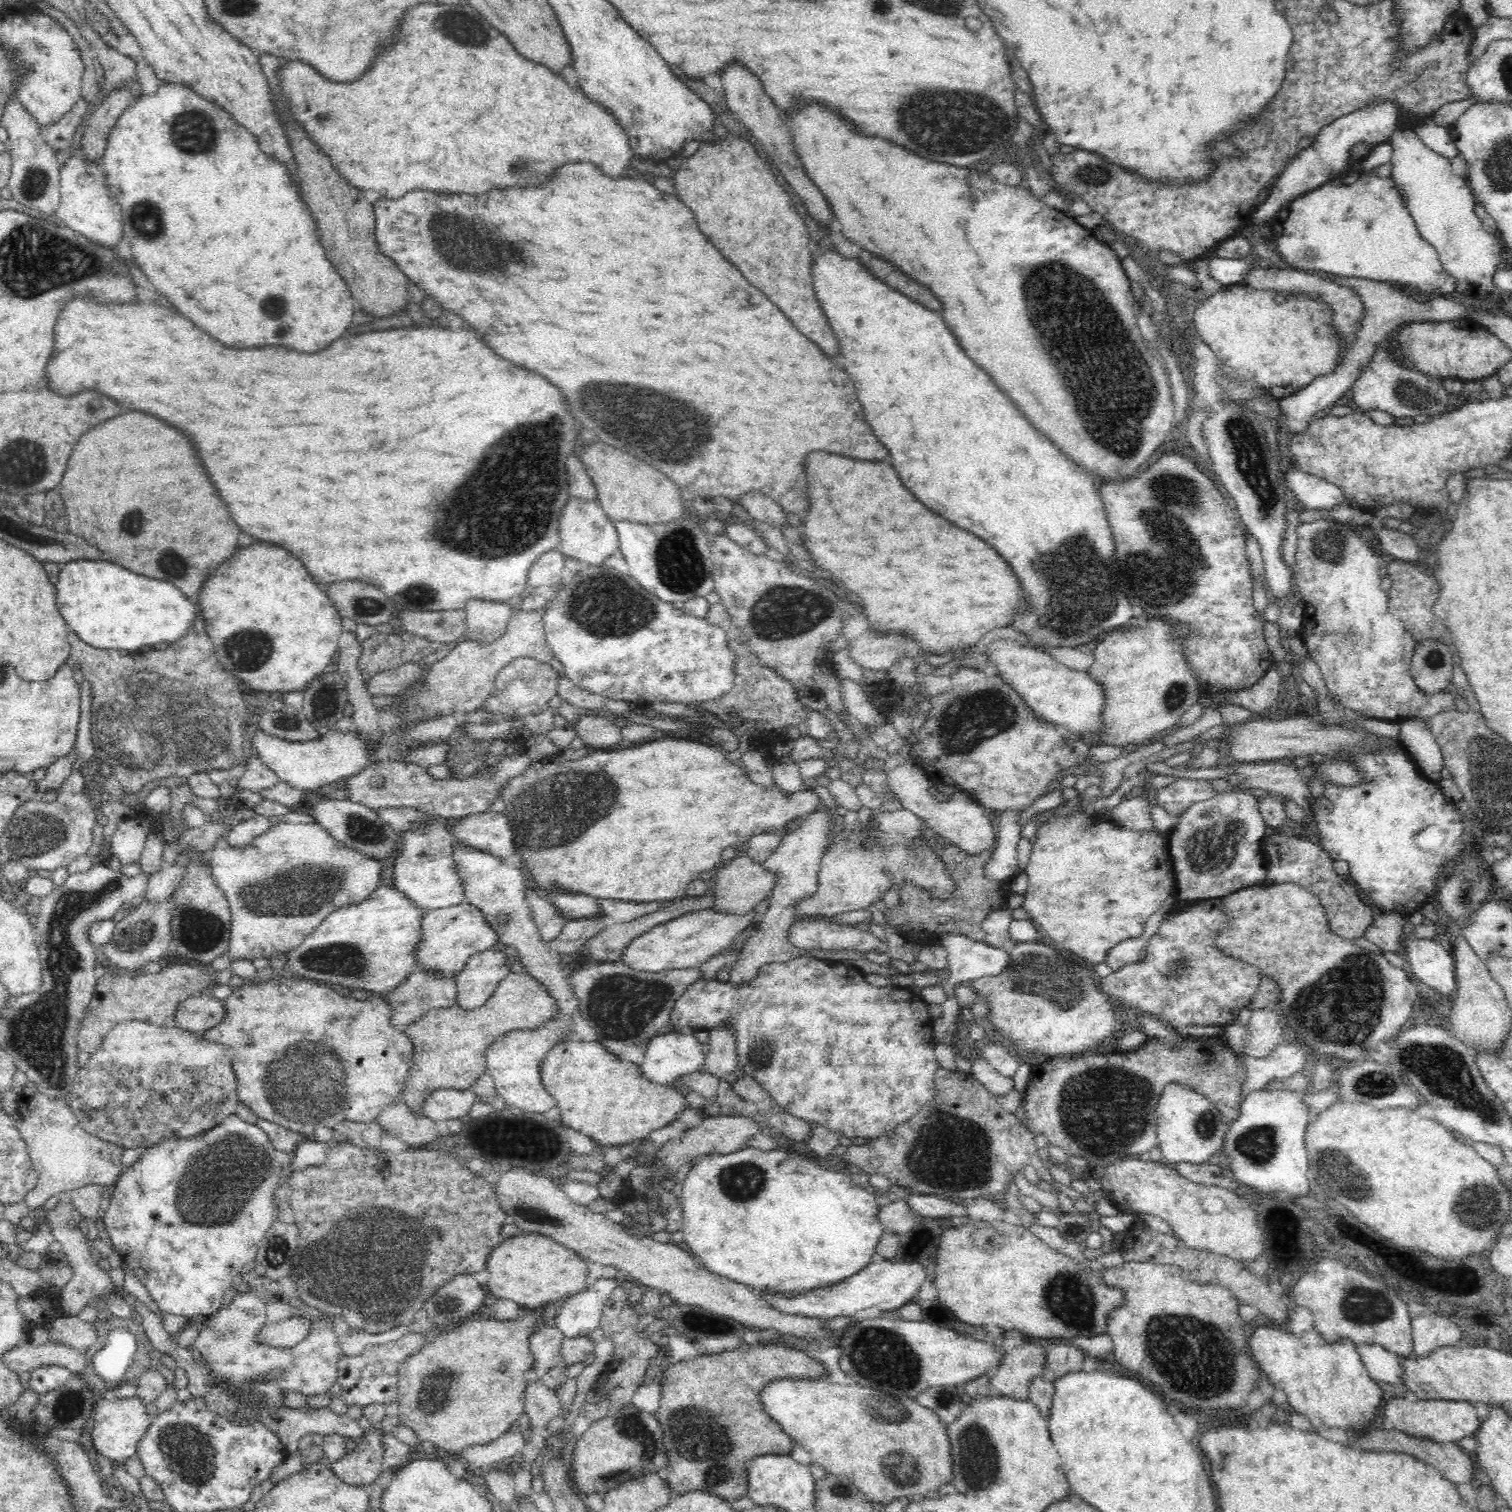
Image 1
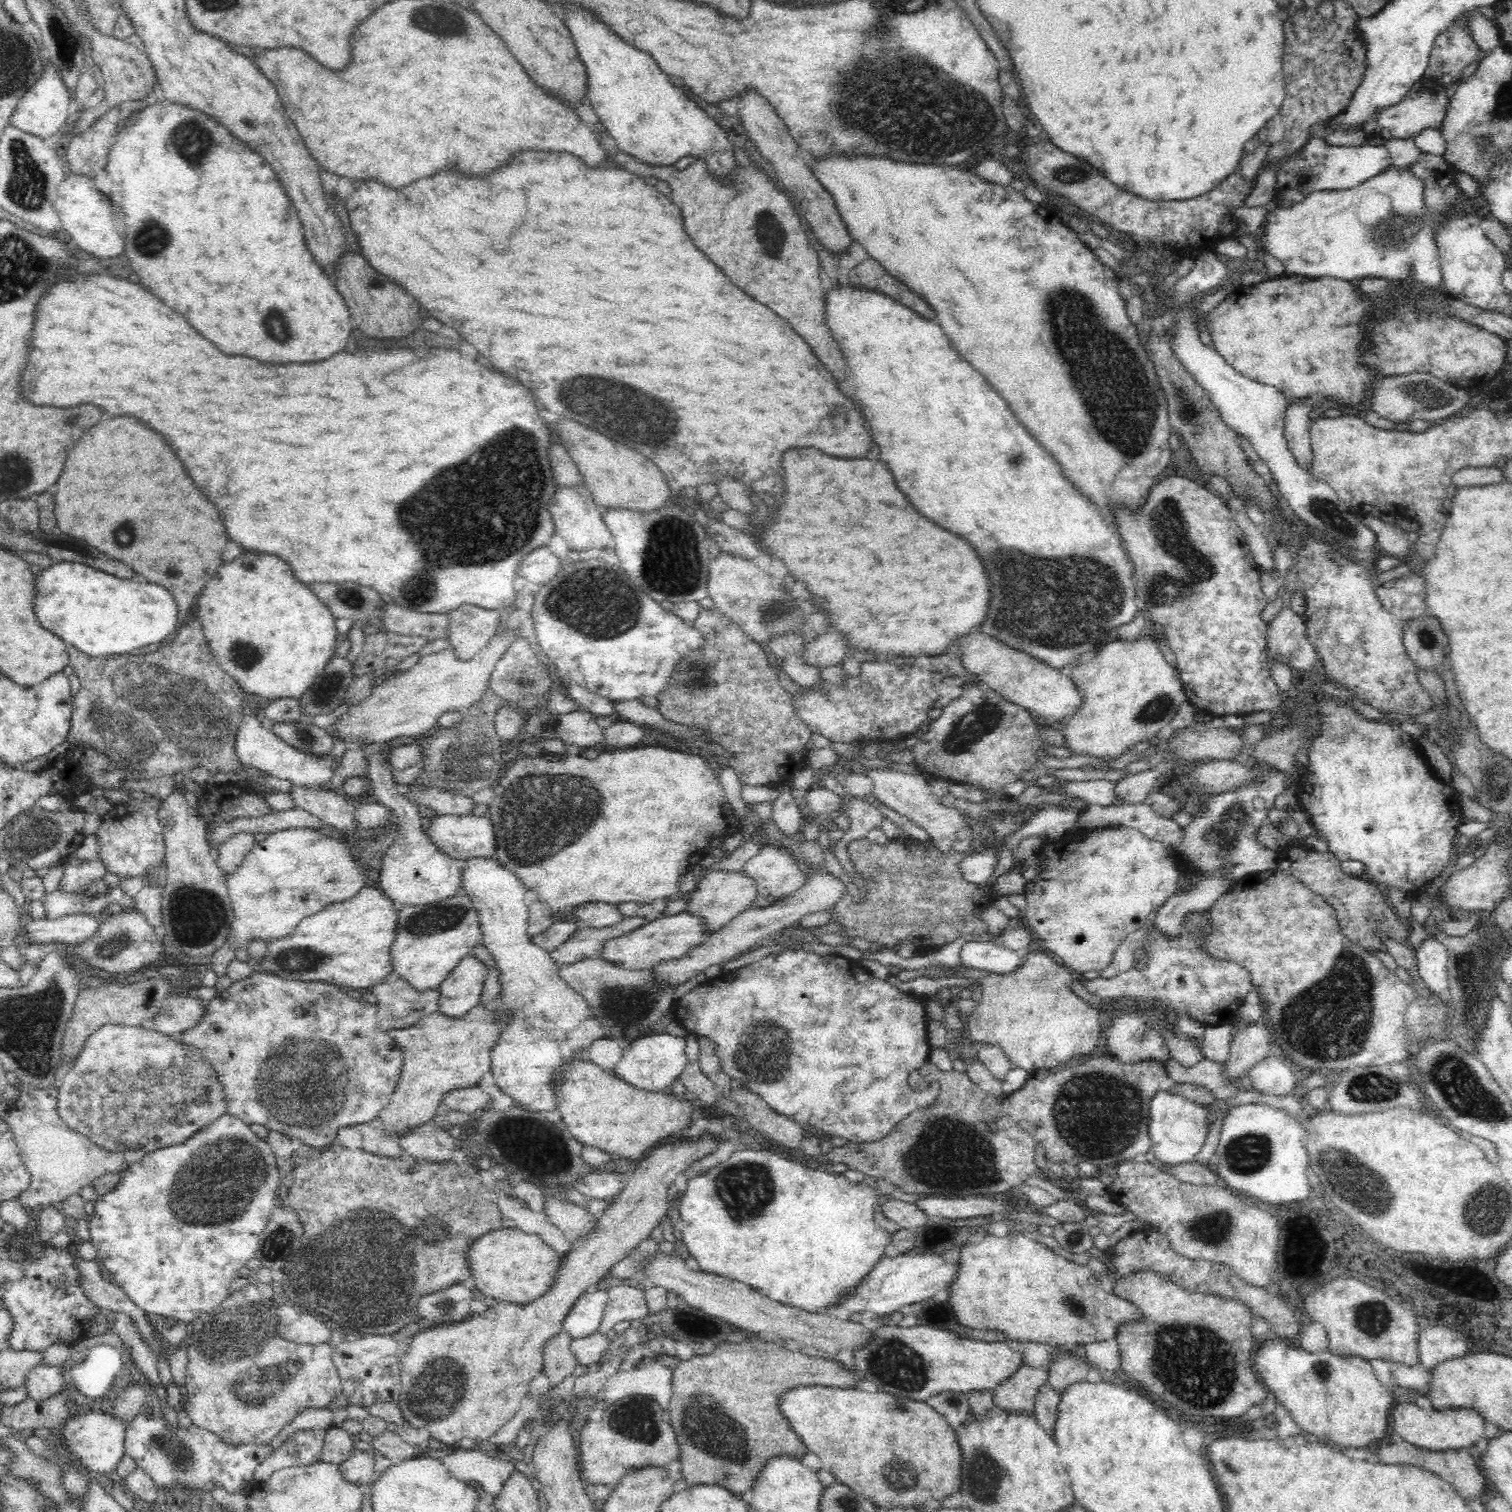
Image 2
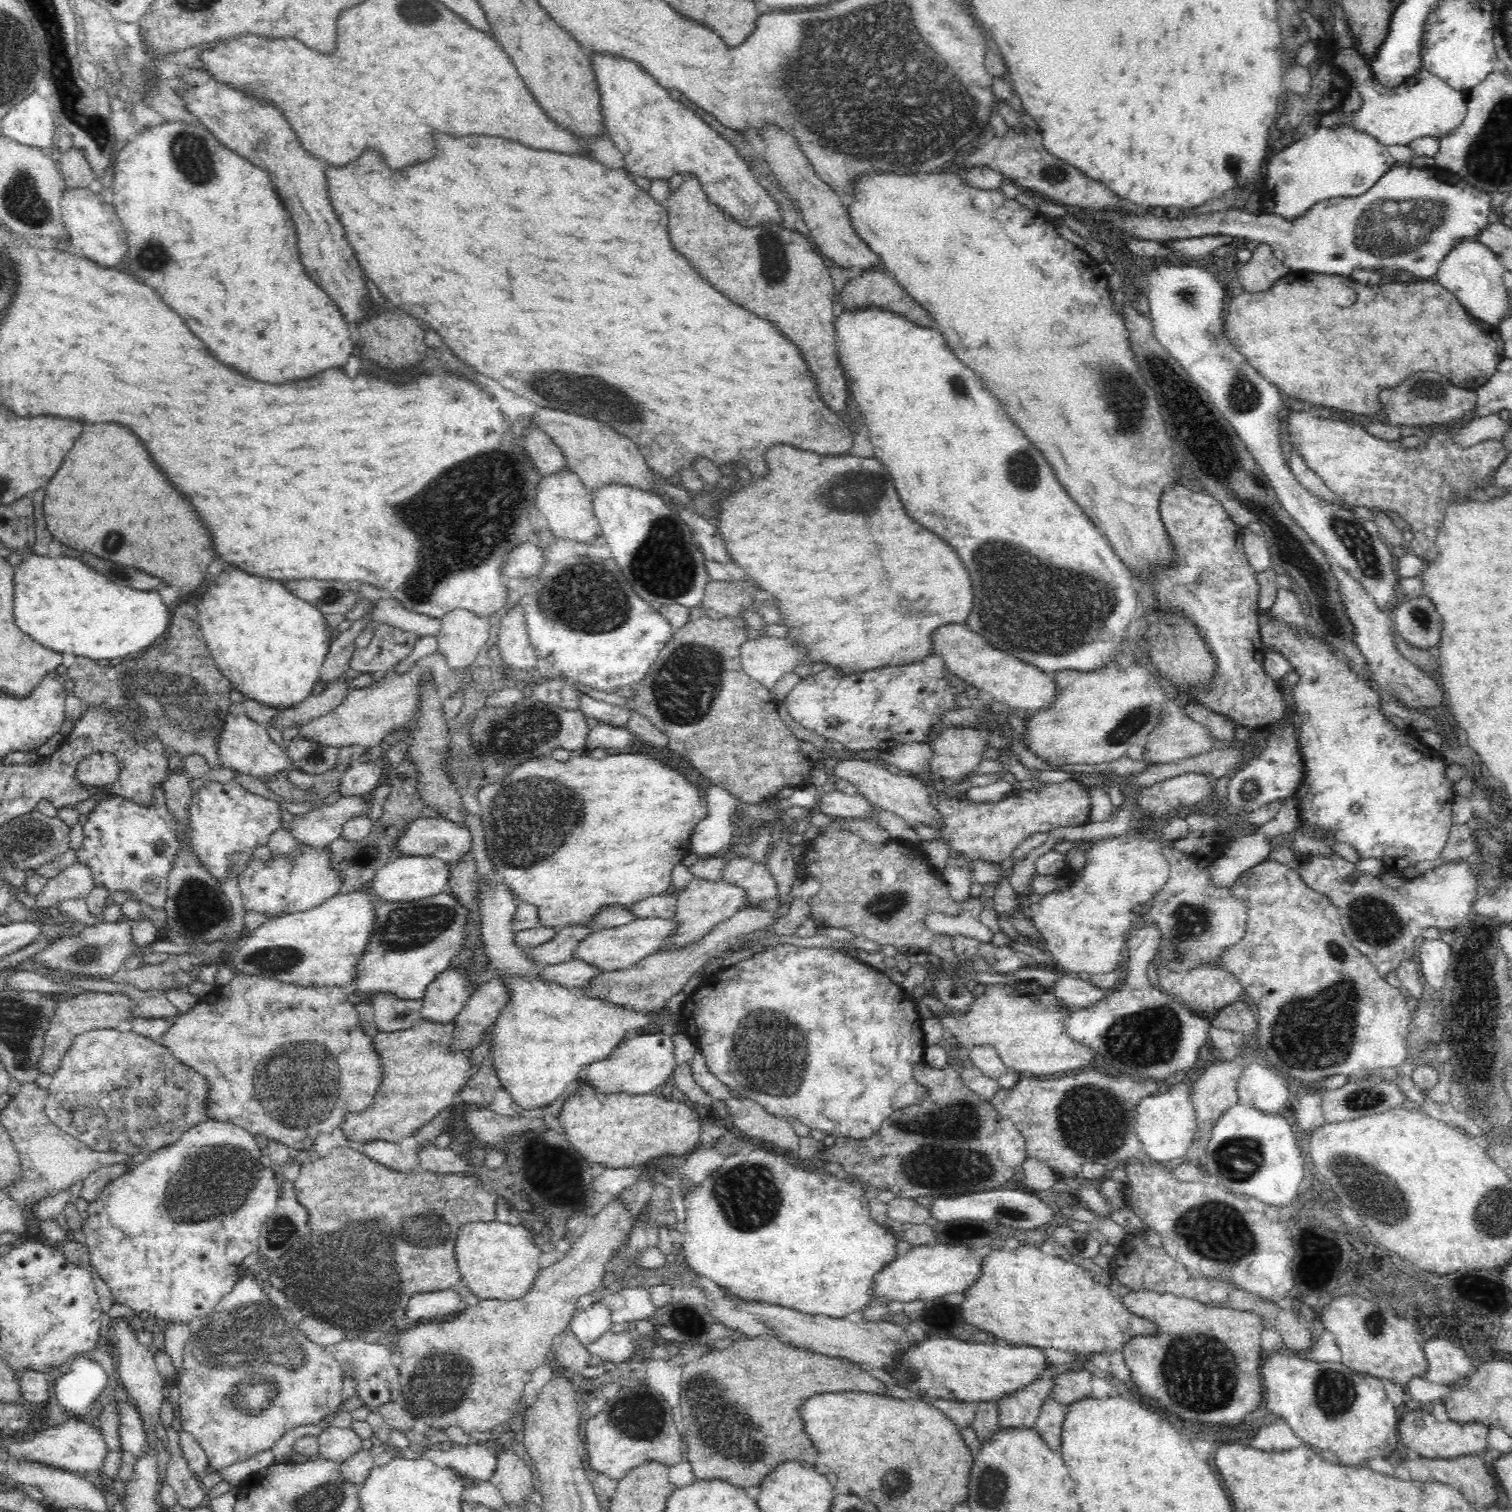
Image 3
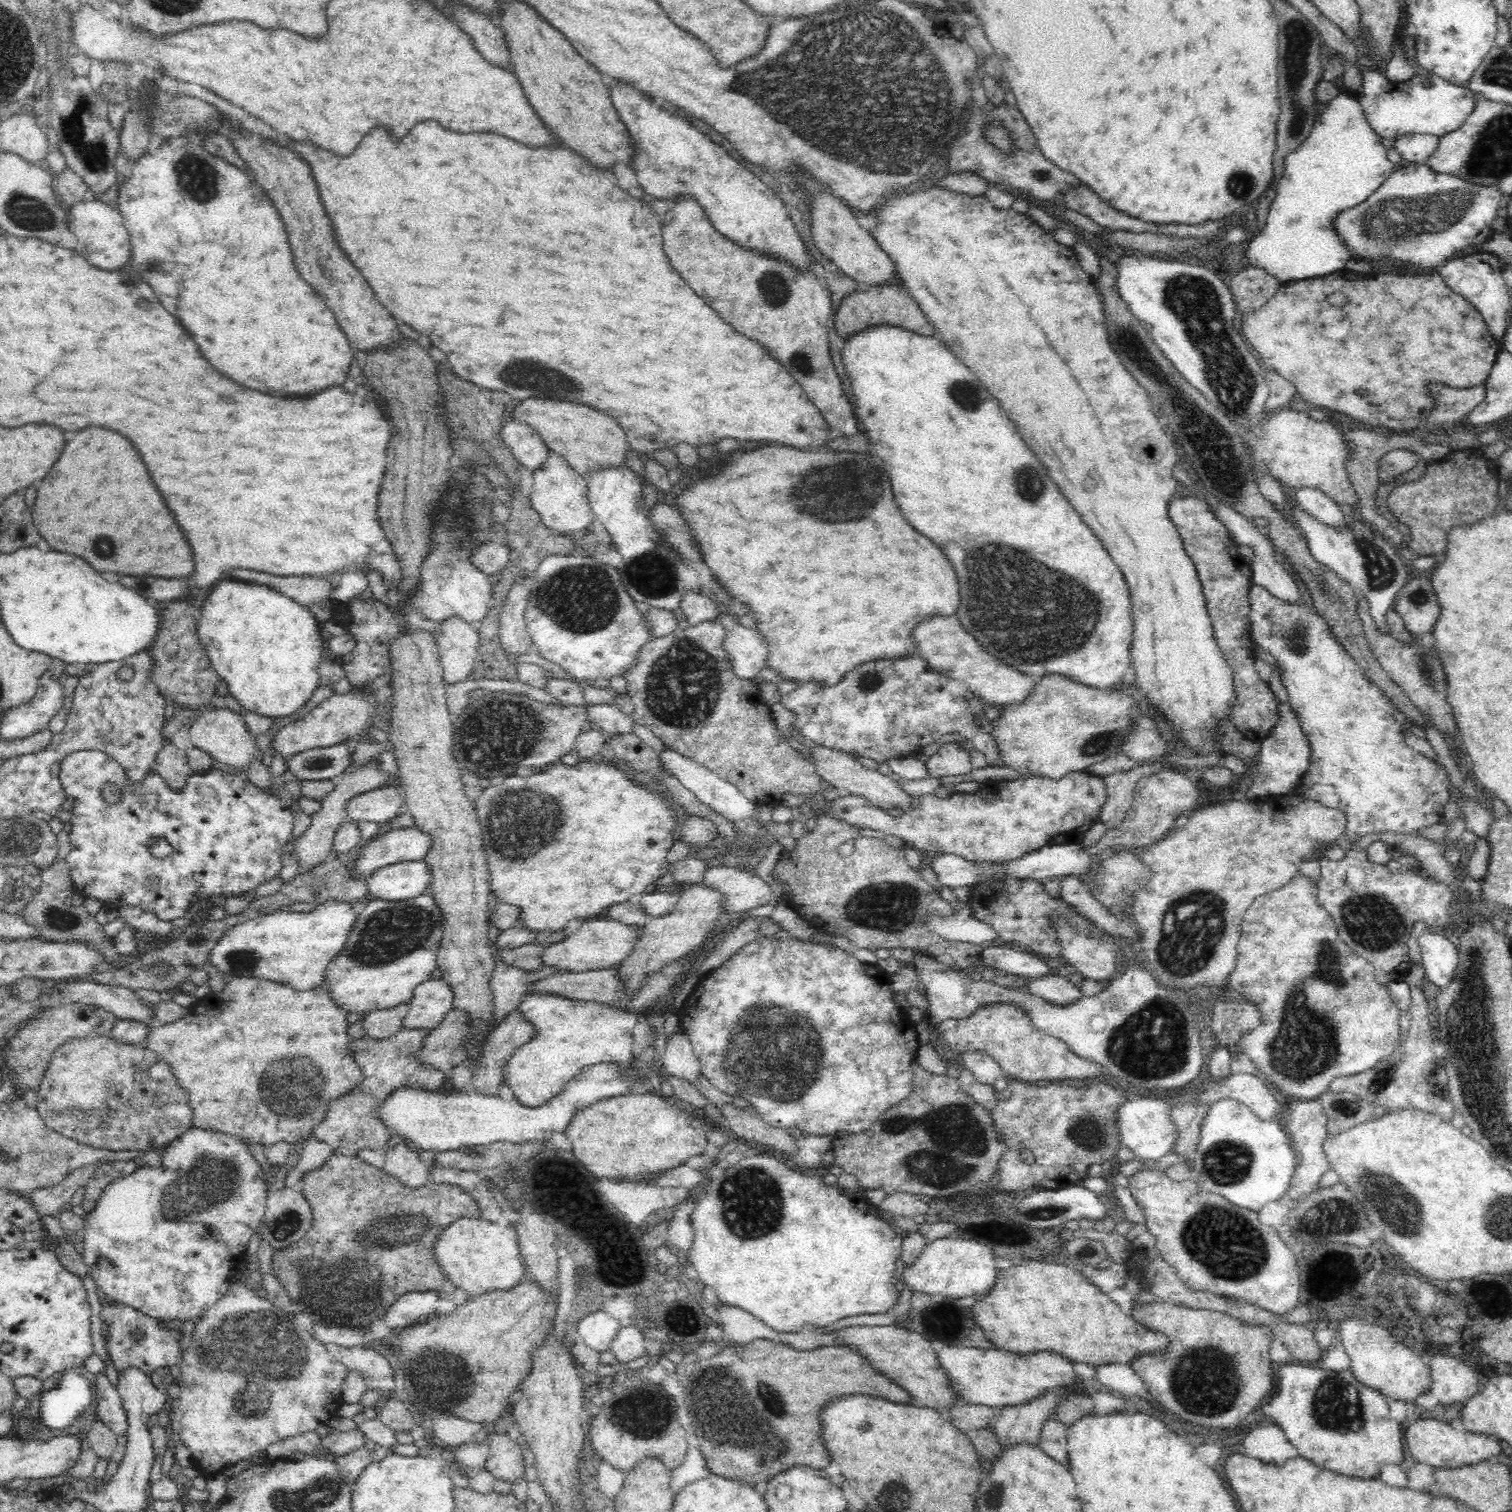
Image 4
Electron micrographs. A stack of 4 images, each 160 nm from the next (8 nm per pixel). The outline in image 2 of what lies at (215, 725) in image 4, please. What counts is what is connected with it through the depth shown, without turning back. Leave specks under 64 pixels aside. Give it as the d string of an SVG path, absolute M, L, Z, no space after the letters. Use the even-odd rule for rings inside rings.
M250 711L242 716L242 722L237 727L235 752L241 765L290 781L293 786L326 787L335 772L332 759L328 759L332 758L331 755L314 755L290 746Z

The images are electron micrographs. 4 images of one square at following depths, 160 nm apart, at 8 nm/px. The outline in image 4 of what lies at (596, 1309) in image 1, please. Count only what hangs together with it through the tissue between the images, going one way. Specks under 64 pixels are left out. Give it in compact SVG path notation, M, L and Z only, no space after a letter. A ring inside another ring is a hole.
M606 1311L588 1313L577 1324L579 1339L586 1346L602 1353L609 1350L614 1337L620 1332L620 1321Z

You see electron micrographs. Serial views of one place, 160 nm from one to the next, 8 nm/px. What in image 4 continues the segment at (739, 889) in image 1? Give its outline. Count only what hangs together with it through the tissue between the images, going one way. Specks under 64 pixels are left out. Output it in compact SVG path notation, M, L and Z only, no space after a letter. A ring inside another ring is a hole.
M702 883L692 884L680 894L671 914L652 919L644 928L640 938L636 940L632 954L618 964L620 981L627 989L624 996L632 1000L651 972L662 970L663 966L668 966L671 962L692 953L696 946L700 946L704 939L710 936L710 933L728 926L731 920L728 912L722 909L724 902L724 896L718 890L704 886Z

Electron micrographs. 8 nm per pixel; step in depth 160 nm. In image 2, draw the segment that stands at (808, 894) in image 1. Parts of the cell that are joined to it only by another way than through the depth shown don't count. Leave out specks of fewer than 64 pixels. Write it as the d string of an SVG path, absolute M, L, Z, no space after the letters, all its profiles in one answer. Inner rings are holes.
M764 845L760 854L748 860L742 872L756 882L759 896L772 897L772 905L798 893L807 884L796 856L787 845Z

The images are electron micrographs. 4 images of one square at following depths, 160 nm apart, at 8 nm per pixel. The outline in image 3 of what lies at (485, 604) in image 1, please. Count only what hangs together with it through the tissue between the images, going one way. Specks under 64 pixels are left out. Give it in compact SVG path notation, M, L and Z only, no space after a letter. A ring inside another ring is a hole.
M464 608L451 610L442 618L438 653L446 655L452 669L470 667L490 636L488 618Z

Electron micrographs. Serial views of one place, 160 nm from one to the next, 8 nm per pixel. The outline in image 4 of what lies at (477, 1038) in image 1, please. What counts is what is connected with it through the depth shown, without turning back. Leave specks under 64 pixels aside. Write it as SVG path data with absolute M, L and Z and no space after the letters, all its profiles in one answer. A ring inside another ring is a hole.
M402 1027L388 1038L374 1039L366 1034L359 1039L354 1039L350 1044L350 1053L360 1065L364 1080L356 1084L356 1088L352 1088L350 1094L344 1094L342 1098L336 1098L330 1102L324 1122L316 1126L311 1137L326 1143L336 1152L345 1151L349 1154L355 1154L363 1148L370 1150L386 1148L386 1142L392 1135L386 1123L378 1115L386 1098L402 1086L423 1088L430 1092L444 1090L448 1075L432 1065L424 1065L416 1061L428 1031Z

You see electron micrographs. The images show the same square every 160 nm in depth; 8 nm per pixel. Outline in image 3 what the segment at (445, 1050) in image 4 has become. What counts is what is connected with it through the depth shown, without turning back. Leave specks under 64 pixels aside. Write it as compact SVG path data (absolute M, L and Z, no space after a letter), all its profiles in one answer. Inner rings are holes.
M577 958L560 964L544 965L538 977L551 984L555 982L562 987L579 991L588 989L592 978L598 976L600 972L598 967ZM494 974L488 982L481 983L466 1003L466 1006L460 1010L460 1014L454 1018L454 1036L452 1036L450 1051L475 1048L482 1042L482 1034L488 1028L493 1030L503 1006L510 1002L510 991L506 987L506 982L503 982L503 978L504 976L495 976Z

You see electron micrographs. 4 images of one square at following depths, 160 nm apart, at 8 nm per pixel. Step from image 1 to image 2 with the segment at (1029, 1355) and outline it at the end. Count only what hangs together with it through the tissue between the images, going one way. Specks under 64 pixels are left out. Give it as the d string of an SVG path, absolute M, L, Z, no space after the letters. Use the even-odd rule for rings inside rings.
M1020 1366L1016 1374L993 1388L994 1403L999 1409L1034 1414L1038 1389L1047 1384L1048 1372L1042 1368Z

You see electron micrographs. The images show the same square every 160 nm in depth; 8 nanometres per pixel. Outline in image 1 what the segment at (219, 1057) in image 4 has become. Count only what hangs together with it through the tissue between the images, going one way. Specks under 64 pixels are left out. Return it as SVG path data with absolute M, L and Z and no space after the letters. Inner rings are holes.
M277 975L272 980L258 983L233 990L233 993L223 1001L226 1005L226 1018L218 1026L214 1026L214 1028L201 1034L204 1039L224 1044L230 1049L232 1069L234 1069L236 1079L238 1079L238 1102L242 1101L242 1103L248 1105L258 1115L258 1118L268 1119L268 1121L284 1126L294 1133L299 1132L302 1139L305 1139L307 1136L313 1135L313 1129L316 1126L332 1129L343 1120L365 1123L374 1121L385 1106L401 1099L414 1056L414 1043L410 1041L410 1037L404 1031L390 1025L392 1010L388 1008L387 998L382 995L374 995L368 1000L357 1000L354 996L346 998L346 996L337 994L333 986L320 984L310 979L297 980L291 978L291 976L284 978Z

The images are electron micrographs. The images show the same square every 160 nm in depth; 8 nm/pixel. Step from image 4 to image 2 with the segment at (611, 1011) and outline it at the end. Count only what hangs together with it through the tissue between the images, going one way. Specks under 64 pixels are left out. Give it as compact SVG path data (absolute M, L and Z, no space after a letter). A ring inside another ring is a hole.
M494 857L486 858L468 858L466 860L466 866L464 866L464 889L466 890L463 894L466 902L473 906L477 912L480 922L480 927L482 930L482 940L481 943L487 948L487 950L494 956L497 963L498 972L500 972L500 982L503 986L500 996L502 996L502 1003L497 1008L496 1013L498 1015L503 1015L504 1013L510 1013L512 1018L510 1018L510 1025L506 1024L506 1028L502 1030L498 1042L491 1048L491 1073L495 1078L496 1084L500 1087L502 1092L509 1094L516 1102L523 1106L524 1110L530 1110L534 1112L542 1112L556 1110L557 1102L555 1097L555 1090L553 1089L553 1084L561 1079L561 1066L567 1063L568 1060L576 1056L585 1055L588 1053L589 1046L595 1040L606 1036L606 1029L601 1026L596 1018L592 1016L588 1002L580 995L577 994L567 982L560 977L558 970L560 966L556 964L556 961L550 957L550 953L543 948L538 947L532 942L532 937L529 935L529 905L526 904L526 893L528 888L518 879L517 874L507 870L497 859Z

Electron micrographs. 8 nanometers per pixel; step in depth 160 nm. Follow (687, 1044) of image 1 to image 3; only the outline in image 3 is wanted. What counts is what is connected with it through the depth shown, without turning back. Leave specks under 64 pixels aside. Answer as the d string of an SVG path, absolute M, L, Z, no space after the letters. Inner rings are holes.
M632 1034L616 1047L608 1058L588 1066L586 1078L581 1078L574 1093L581 1091L584 1083L592 1083L598 1093L628 1093L633 1095L658 1092L662 1084L671 1079L676 1068L674 1041L672 1035Z

